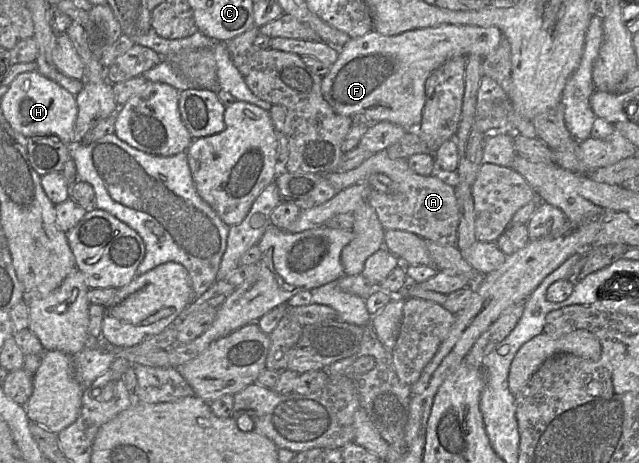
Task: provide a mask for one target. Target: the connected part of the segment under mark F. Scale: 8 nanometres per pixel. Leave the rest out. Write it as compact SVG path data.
M442 24L393 36L382 35L372 30L361 37L349 39L339 49L337 60L322 78L322 95L337 114L351 117L356 113L362 113L372 123L388 121L403 127L406 131L411 131L416 129L421 122L426 99L425 83L430 74L456 56L478 55L484 59L497 49L501 39L501 31L494 26Z

